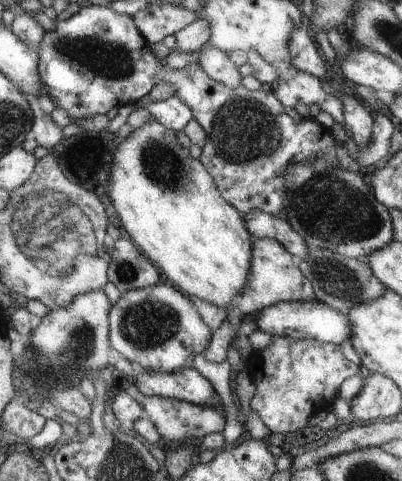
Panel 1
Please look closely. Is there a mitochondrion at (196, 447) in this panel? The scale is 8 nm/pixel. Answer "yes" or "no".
no

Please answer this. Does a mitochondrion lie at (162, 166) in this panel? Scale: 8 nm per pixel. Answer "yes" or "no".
yes

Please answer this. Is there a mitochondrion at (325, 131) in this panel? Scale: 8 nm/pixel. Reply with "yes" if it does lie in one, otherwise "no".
no

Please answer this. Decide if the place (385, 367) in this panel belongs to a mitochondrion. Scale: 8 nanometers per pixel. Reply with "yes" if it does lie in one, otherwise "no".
no

